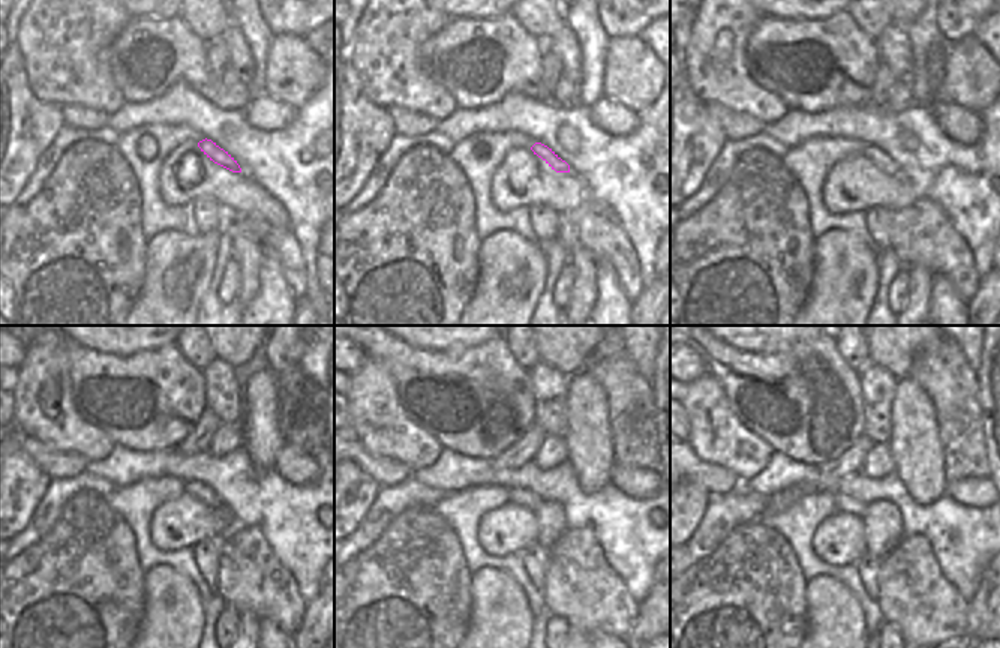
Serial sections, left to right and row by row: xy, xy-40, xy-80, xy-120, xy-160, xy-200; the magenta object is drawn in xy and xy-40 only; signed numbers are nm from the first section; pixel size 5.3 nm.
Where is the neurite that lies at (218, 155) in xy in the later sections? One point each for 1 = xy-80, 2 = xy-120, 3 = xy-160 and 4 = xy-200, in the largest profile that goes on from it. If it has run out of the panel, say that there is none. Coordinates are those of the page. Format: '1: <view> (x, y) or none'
1: xy-80 (873, 153)
2: xy-120 (197, 489)
3: xy-160 (519, 495)
4: xy-200 (844, 503)

